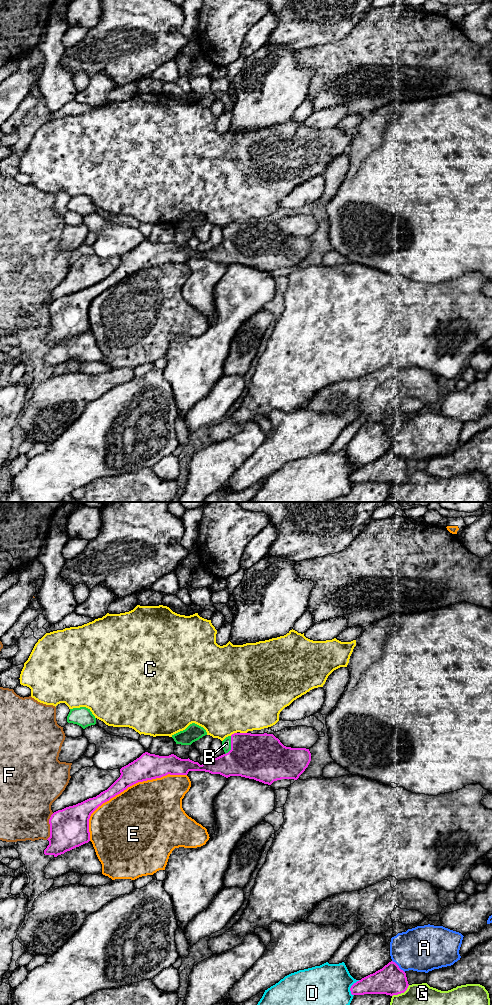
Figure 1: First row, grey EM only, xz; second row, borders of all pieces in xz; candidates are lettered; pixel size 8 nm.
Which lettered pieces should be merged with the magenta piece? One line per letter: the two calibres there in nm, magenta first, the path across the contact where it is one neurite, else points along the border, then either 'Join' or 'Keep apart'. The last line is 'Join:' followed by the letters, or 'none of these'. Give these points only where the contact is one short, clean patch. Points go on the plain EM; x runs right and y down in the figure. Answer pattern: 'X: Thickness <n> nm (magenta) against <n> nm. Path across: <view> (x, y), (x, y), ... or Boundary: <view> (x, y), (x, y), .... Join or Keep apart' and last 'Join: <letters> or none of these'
A: Thickness 240 nm (magenta) against 360 nm. Keep apart
B: Thickness 360 nm (magenta) against 80 nm. Path across: xz (255, 244), (231, 233), (226, 231). Join
C: Thickness 380 nm (magenta) against 480 nm. Keep apart
D: Thickness 190 nm (magenta) against 380 nm. Keep apart
E: Thickness 200 nm (magenta) against 500 nm. Keep apart
F: Thickness 320 nm (magenta) against 420 nm. Keep apart
G: Thickness 240 nm (magenta) against 460 nm. Keep apart
Join: B

